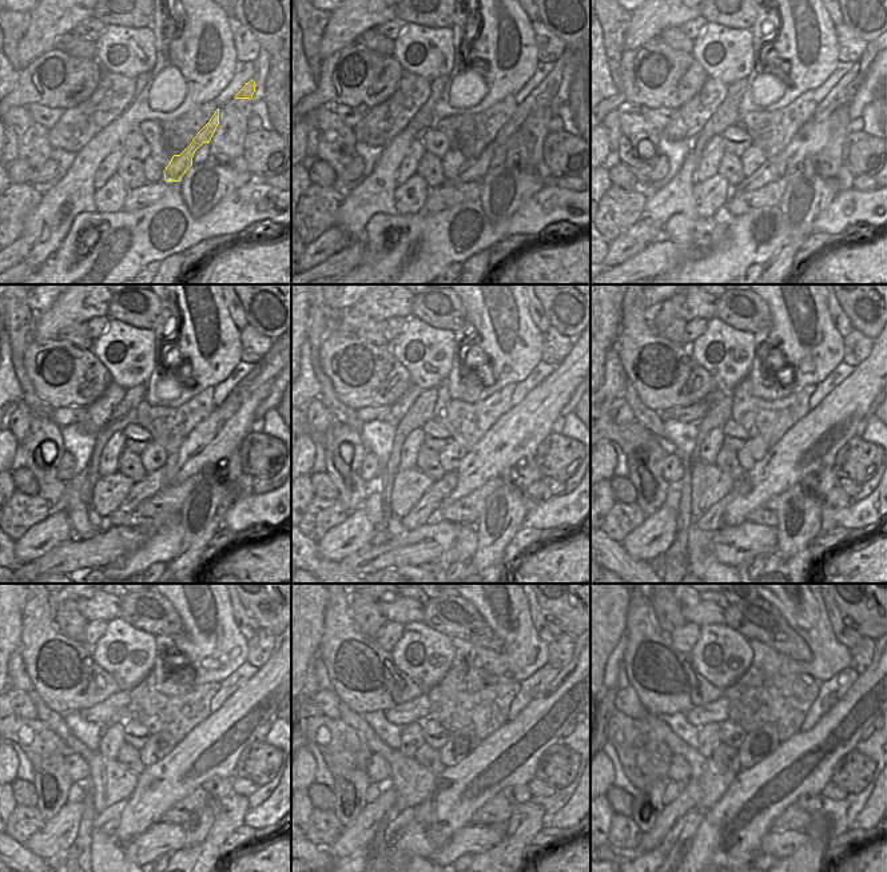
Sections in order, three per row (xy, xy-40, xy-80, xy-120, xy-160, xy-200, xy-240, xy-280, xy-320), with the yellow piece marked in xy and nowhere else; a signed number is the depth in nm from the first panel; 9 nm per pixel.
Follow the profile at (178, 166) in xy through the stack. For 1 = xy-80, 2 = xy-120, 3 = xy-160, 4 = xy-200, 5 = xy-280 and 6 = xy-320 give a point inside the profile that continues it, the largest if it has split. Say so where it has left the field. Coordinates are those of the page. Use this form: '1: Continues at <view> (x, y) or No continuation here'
1: Continues at xy-80 (842, 94)
2: Continues at xy-120 (152, 482)
3: Continues at xy-160 (442, 488)
4: Continues at xy-200 (712, 520)
5: Continues at xy-280 (404, 817)
6: Continues at xy-320 (683, 843).

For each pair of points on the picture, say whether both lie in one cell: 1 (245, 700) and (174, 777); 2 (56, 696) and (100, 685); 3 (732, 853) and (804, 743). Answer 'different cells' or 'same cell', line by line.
1: same cell
2: same cell
3: same cell

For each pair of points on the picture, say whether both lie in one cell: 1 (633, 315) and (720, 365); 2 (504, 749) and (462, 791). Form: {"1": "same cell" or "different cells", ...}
{"1": "different cells", "2": "same cell"}

